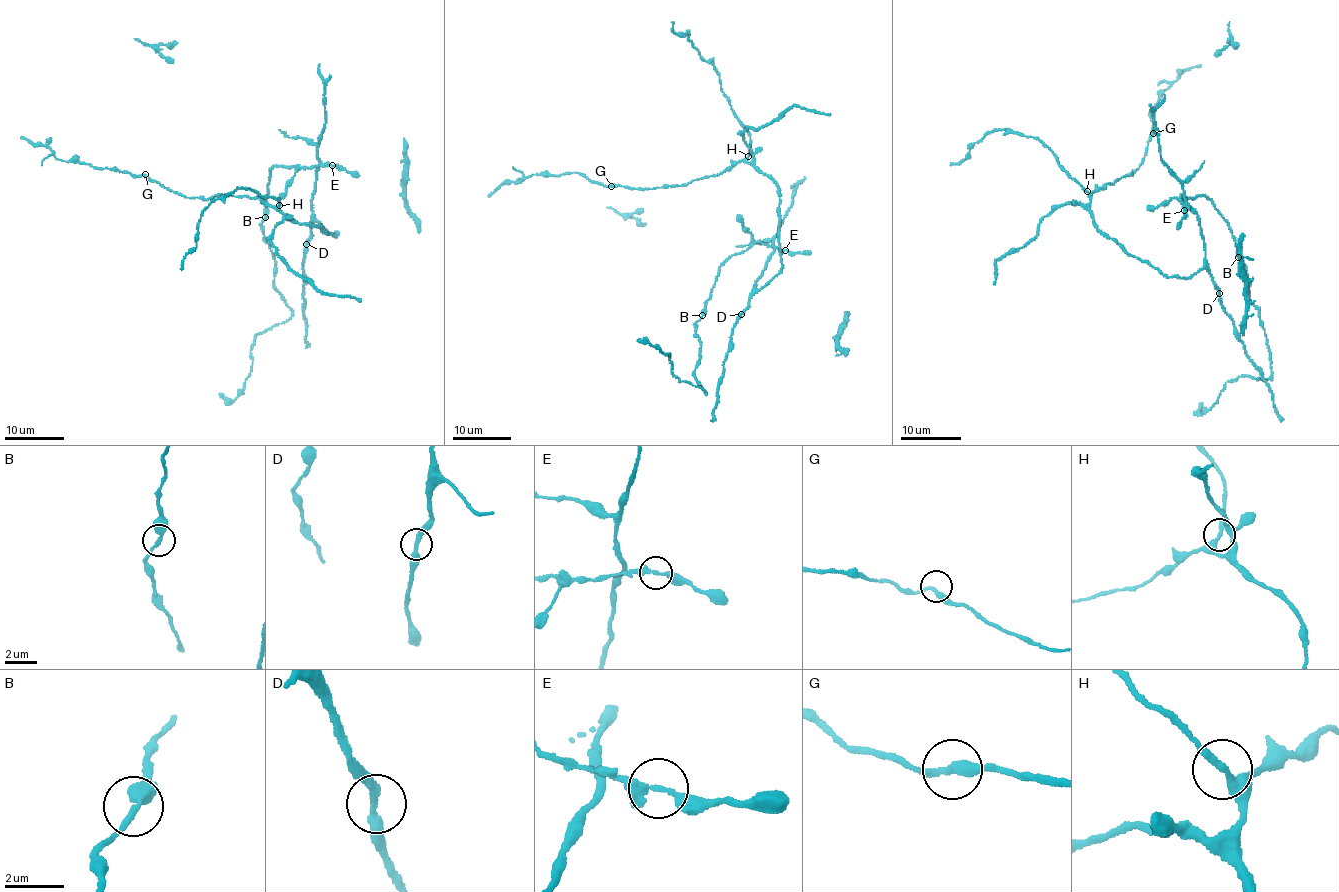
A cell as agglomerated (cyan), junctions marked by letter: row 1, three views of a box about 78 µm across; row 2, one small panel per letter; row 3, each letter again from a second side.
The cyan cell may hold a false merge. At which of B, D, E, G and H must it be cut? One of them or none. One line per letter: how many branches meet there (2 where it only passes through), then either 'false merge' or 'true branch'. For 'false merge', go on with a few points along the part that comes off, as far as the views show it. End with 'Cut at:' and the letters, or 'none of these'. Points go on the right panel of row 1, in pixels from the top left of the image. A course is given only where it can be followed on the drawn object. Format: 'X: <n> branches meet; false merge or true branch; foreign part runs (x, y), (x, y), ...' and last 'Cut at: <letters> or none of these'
B: 2 branches meet; true branch
D: 2 branches meet; true branch
E: 2 branches meet; true branch
G: 2 branches meet; true branch
H: 2 branches meet; true branch
Cut at: none of these

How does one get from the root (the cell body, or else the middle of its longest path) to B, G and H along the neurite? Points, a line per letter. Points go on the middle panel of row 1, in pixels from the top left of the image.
B: (755, 289), (773, 248), (754, 242), (745, 251), (731, 255), (720, 267), (702, 315)
G: (755, 289), (782, 267), (780, 190), (766, 175), (739, 161), (680, 186), (611, 186)
H: (755, 289), (769, 282), (782, 267), (780, 190), (771, 178), (748, 162), (748, 156)

